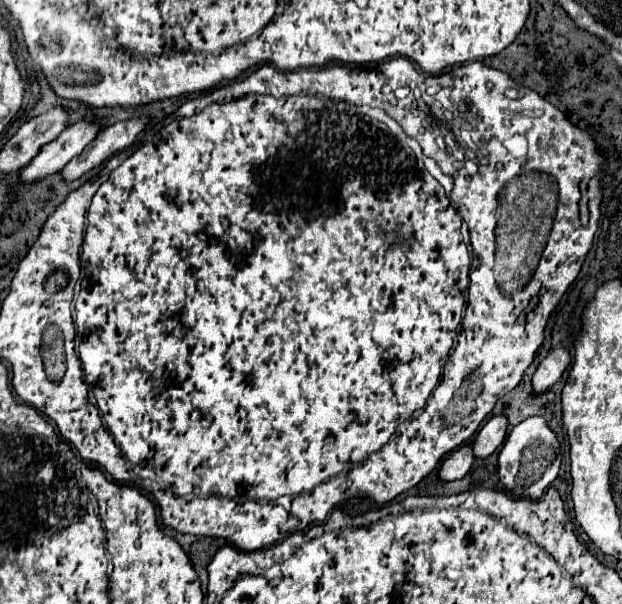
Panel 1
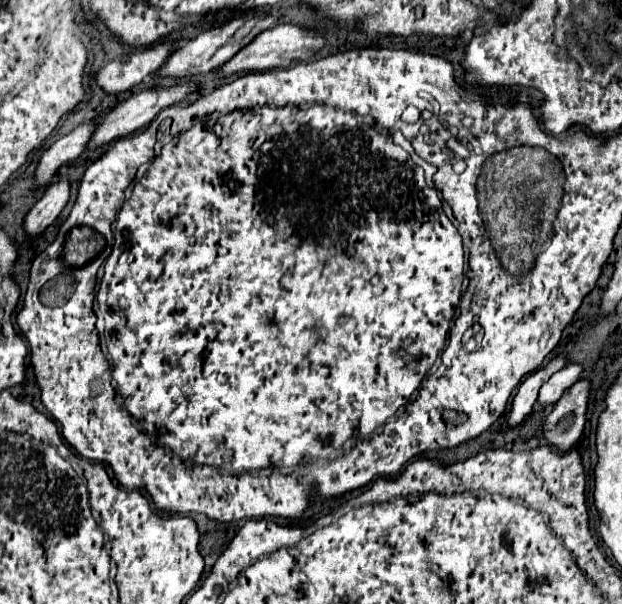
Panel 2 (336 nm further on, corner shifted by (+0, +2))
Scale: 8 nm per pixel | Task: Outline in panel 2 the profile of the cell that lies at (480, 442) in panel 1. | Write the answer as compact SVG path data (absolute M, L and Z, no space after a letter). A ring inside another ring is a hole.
M568 363L564 369L554 373L550 381L540 389L540 403L556 403L578 379L582 373L582 363Z

